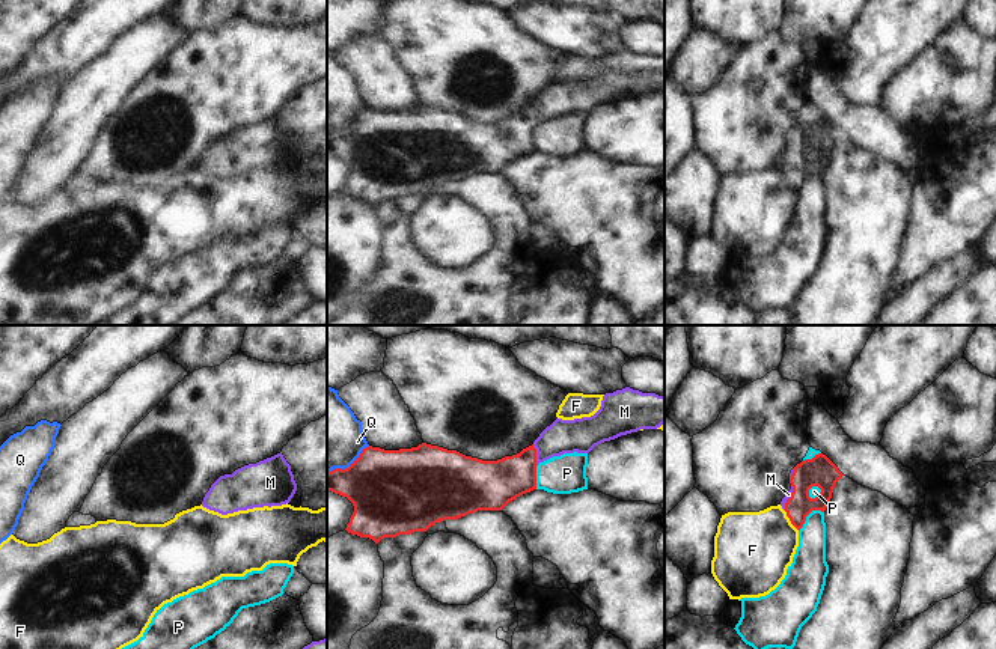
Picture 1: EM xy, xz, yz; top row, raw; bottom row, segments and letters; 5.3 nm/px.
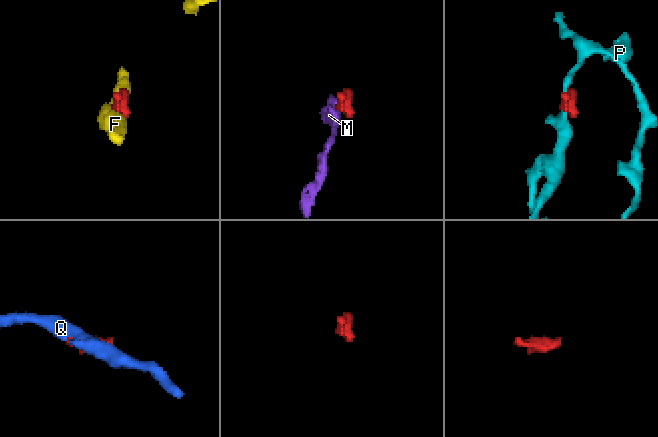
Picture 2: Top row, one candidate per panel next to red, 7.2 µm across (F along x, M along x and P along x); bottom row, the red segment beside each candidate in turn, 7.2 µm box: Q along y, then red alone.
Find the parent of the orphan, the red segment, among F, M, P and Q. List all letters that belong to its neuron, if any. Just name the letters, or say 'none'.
M

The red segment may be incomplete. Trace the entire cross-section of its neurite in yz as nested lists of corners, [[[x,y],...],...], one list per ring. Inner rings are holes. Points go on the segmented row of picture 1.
[[[823,453],[802,461],[791,470],[791,489],[782,498],[781,506],[797,530],[803,527],[812,510],[826,510],[833,488],[842,476],[838,467]]]

